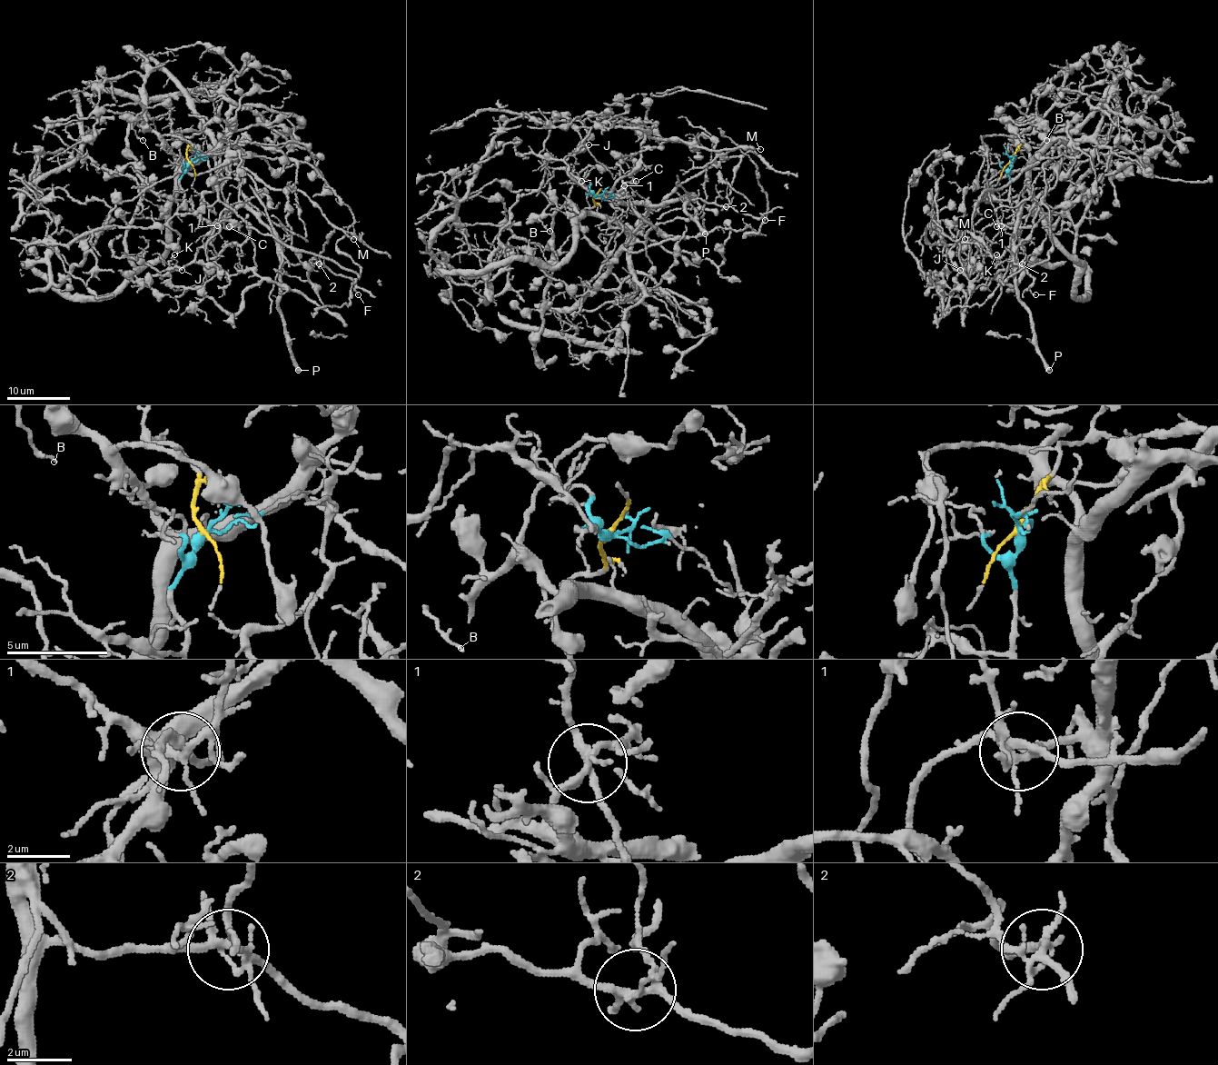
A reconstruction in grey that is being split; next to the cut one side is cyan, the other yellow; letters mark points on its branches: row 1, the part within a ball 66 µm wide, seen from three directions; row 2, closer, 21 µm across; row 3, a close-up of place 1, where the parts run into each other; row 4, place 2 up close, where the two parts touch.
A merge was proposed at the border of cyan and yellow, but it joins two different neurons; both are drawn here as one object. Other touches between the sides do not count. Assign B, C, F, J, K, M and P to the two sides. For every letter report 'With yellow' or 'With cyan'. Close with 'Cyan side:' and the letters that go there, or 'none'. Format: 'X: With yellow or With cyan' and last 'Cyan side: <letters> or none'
B: With yellow
C: With cyan
F: With cyan
J: With cyan
K: With cyan
M: With yellow
P: With cyan
Cyan side: C, F, J, K, P

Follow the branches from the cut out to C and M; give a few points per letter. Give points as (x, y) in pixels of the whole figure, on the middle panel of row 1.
C: (596, 195), (613, 198), (627, 183), (637, 181)
M: (596, 195), (592, 206), (585, 209), (579, 220), (581, 233), (609, 260), (680, 184), (729, 157), (760, 149)

